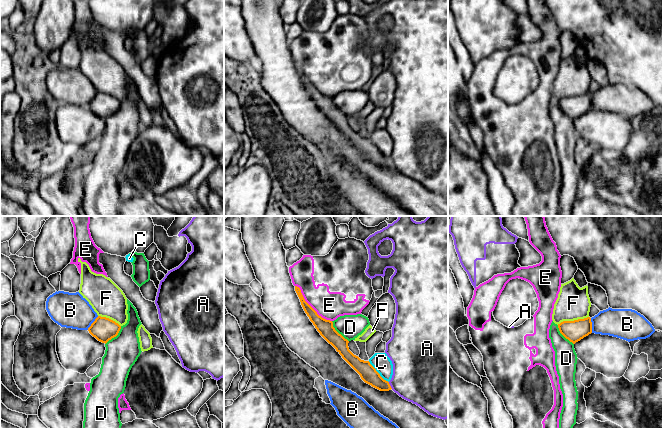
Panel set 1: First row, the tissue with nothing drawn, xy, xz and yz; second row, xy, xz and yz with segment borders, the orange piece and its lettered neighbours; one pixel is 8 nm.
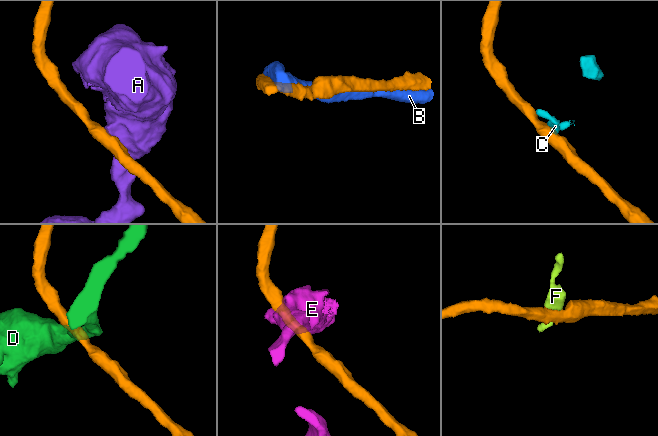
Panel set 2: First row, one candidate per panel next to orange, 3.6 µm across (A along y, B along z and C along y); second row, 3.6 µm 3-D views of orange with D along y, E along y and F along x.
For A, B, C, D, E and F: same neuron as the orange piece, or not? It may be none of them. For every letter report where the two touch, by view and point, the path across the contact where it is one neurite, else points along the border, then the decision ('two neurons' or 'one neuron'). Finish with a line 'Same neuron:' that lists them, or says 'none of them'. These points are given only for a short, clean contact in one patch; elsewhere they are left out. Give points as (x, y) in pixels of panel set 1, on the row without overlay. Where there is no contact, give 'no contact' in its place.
A: xz (389, 161) | along xz (388, 158), (392, 164) | two neurons
B: yz (591, 101) | two neurons
C: xz (377, 148) | along xz (368, 137), (388, 158) | two neurons
D: xz (337, 108) | along xz (331, 97), (334, 104), (348, 117) | two neurons
E: xz (310, 82) | two neurons
F: yz (572, 97) | along yz (588, 92), (582, 95), (563, 96), (557, 100) | two neurons
Same neuron: none of them

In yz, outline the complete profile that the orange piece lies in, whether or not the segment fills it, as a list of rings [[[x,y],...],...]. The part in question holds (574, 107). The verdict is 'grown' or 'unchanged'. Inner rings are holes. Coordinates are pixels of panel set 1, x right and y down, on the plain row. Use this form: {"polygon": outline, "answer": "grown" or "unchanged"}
{"polygon": [[[591,94],[578,95],[574,97],[563,97],[558,100],[560,109],[575,120],[592,109]]], "answer": "unchanged"}

